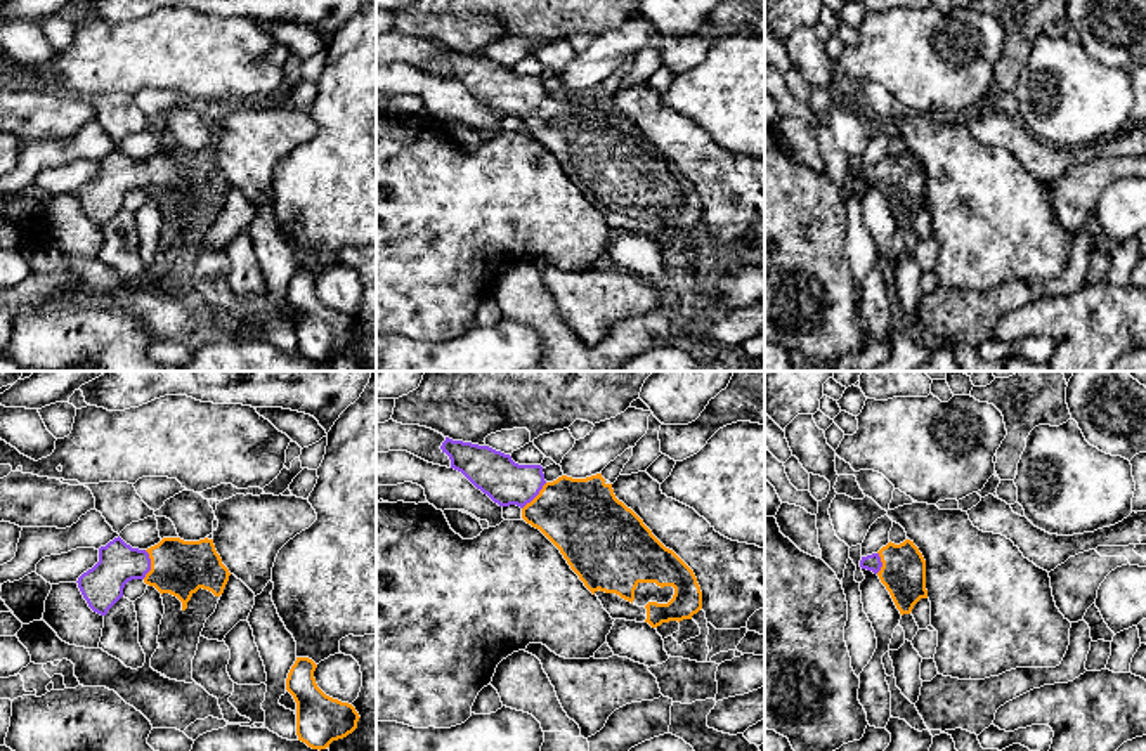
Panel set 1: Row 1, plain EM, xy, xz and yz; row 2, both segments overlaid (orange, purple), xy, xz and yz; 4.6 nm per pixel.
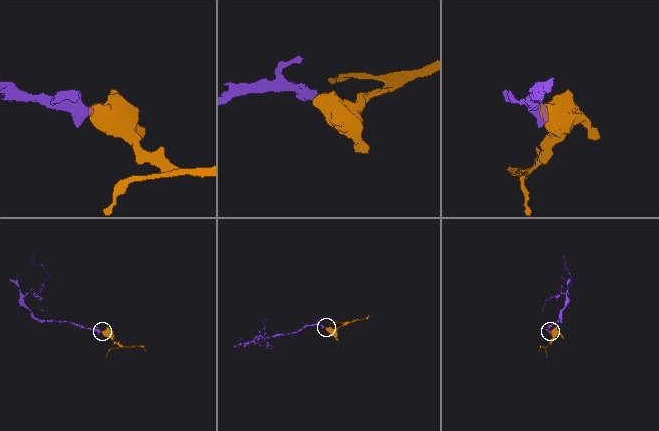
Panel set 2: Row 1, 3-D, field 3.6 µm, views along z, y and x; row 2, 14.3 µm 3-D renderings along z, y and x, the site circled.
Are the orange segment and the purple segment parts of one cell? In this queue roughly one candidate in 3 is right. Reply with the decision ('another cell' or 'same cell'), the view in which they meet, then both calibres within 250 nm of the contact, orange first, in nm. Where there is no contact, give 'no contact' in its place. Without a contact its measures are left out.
same cell | xy | 260/190 nm

